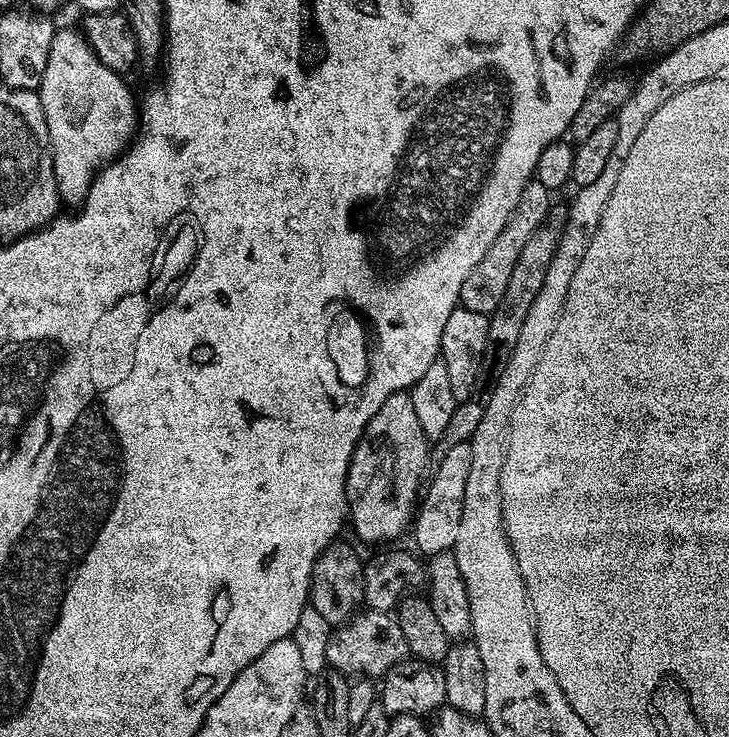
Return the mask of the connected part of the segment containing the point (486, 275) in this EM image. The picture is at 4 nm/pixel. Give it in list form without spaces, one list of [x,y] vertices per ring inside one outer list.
[[[538,183],[527,184],[522,190],[522,198],[518,198],[518,206],[512,211],[512,217],[506,222],[502,234],[494,238],[494,246],[486,250],[486,258],[474,266],[470,278],[462,282],[460,291],[460,304],[466,310],[474,310],[478,314],[488,316],[496,309],[498,302],[502,302],[502,294],[506,294],[506,285],[510,283],[510,274],[514,271],[518,257],[522,255],[522,249],[526,242],[530,242],[530,234],[538,230],[548,218],[549,211],[554,203],[550,198],[550,189]]]

